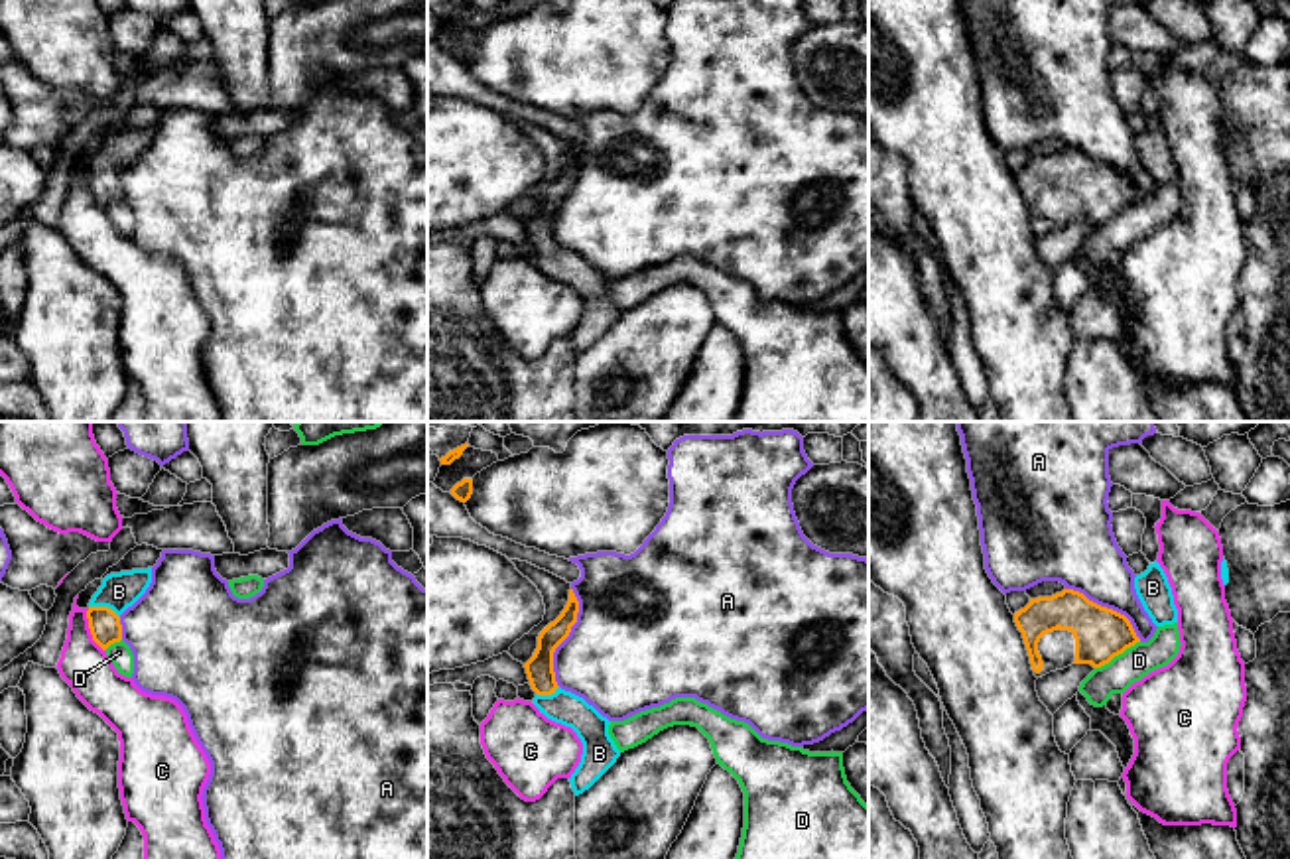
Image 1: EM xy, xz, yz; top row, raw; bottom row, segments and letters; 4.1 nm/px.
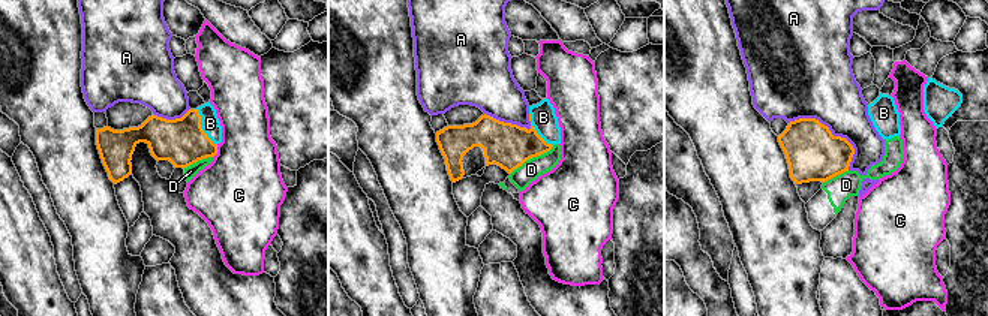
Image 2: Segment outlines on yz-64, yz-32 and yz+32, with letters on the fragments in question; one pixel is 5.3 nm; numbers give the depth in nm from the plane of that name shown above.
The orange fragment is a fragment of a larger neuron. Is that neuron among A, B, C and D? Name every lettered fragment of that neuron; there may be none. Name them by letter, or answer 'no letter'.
B

